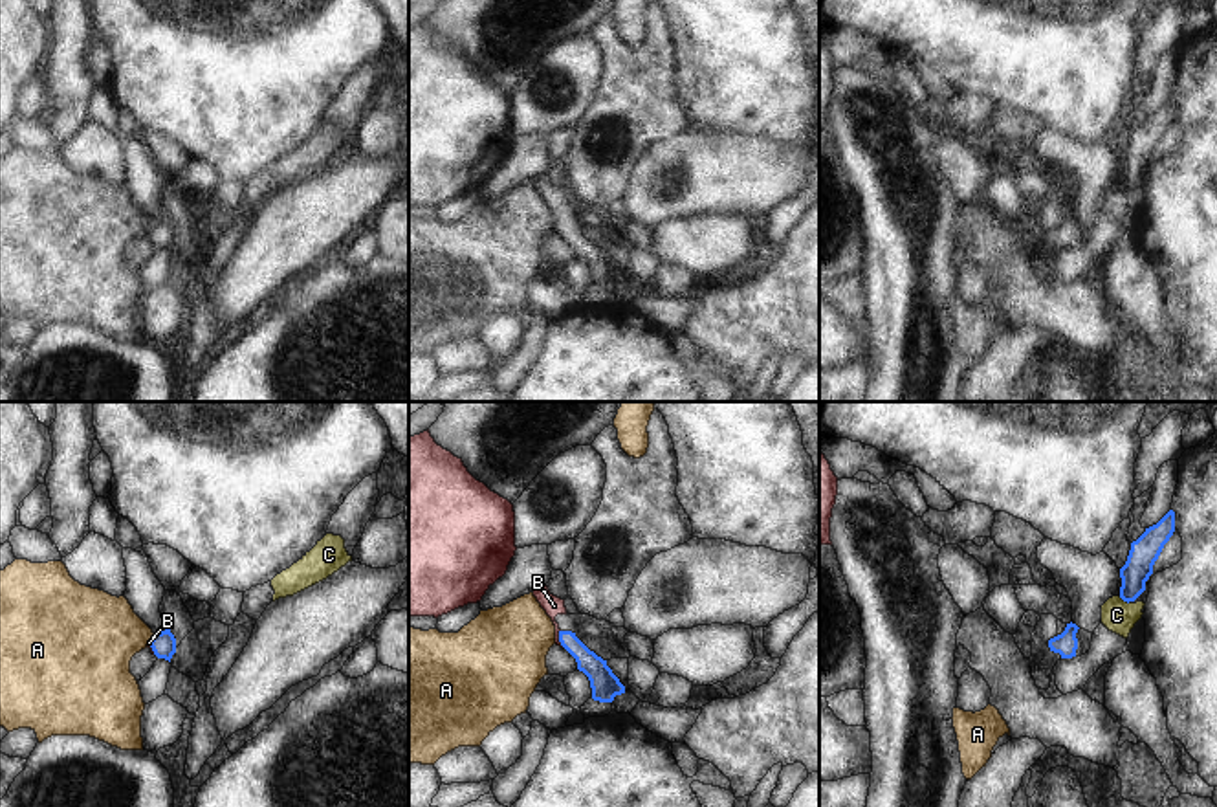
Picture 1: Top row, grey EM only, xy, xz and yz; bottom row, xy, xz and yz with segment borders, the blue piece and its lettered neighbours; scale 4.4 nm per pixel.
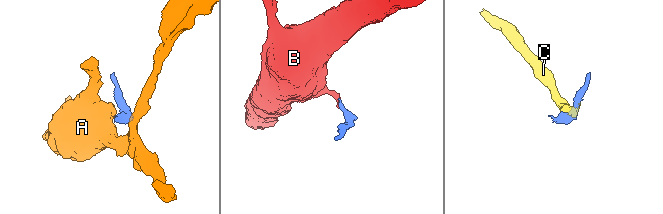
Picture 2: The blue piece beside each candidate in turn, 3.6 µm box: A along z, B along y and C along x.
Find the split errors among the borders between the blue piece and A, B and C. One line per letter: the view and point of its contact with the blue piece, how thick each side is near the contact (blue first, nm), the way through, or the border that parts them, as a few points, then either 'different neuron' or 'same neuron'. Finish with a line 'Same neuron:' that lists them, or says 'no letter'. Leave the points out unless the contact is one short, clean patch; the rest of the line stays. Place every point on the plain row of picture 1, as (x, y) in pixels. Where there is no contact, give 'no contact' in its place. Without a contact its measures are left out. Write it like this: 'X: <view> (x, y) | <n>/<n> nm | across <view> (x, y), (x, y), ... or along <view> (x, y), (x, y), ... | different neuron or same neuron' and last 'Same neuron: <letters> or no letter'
A: xy (153, 226) | 110/380 nm | along xy (154, 222), (149, 230) | different neuron
B: xz (559, 228) | 110/90 nm | across xz (600, 265), (559, 228), (554, 195) | same neuron
C: yz (1124, 189) | 120/140 nm | along yz (1118, 186), (1128, 193) | different neuron
Same neuron: B

